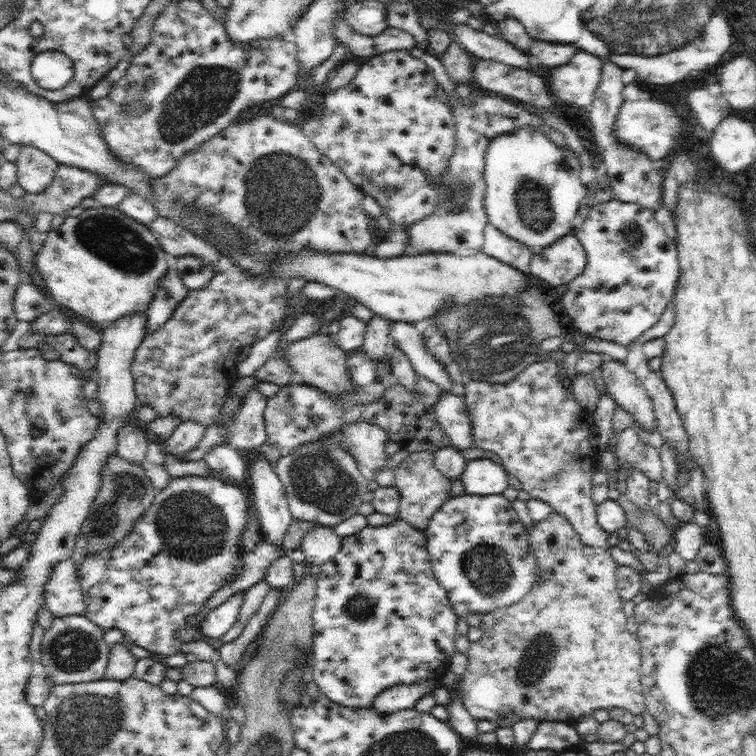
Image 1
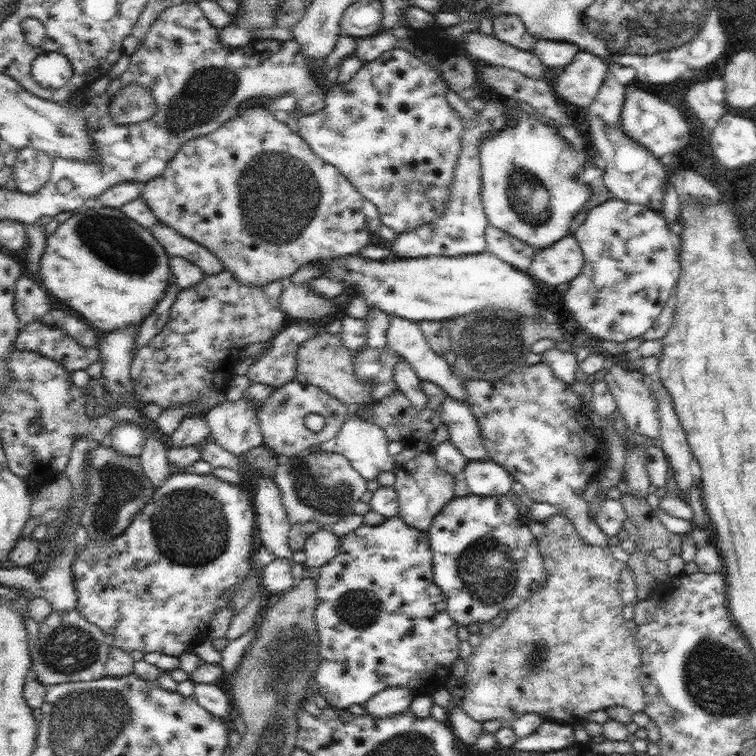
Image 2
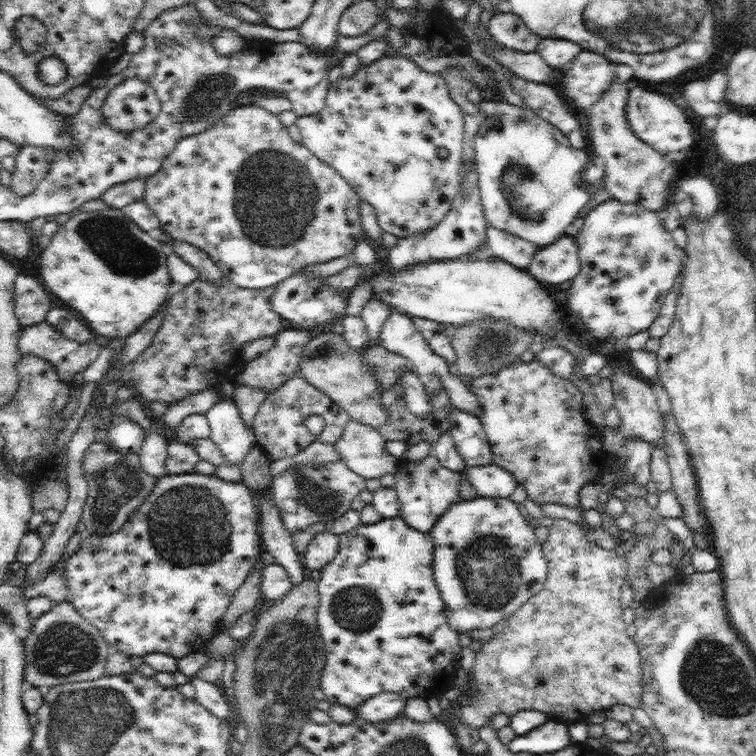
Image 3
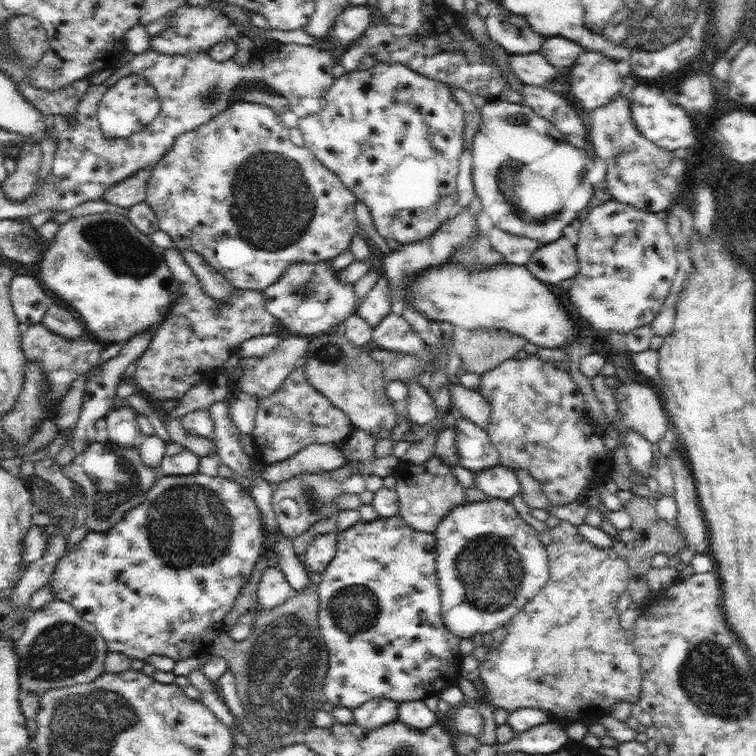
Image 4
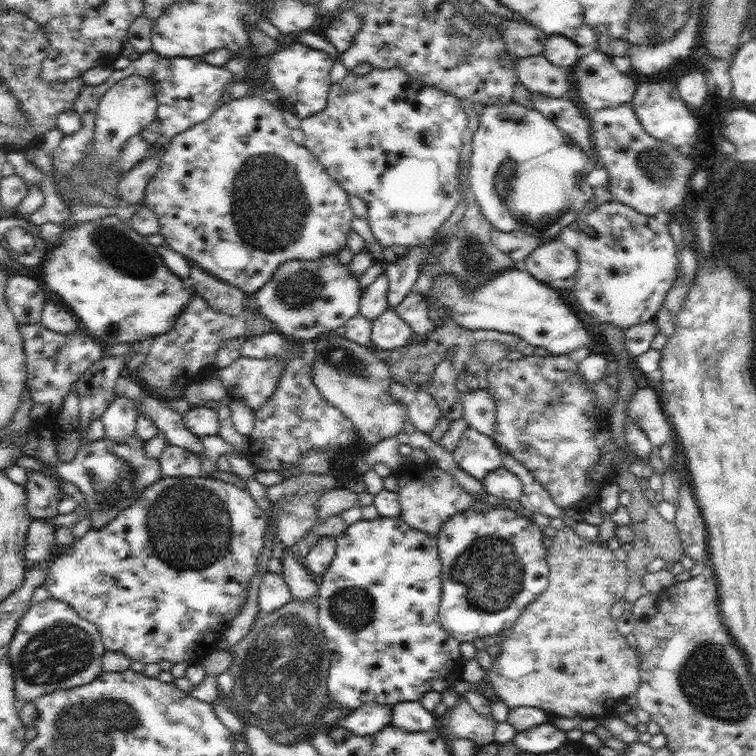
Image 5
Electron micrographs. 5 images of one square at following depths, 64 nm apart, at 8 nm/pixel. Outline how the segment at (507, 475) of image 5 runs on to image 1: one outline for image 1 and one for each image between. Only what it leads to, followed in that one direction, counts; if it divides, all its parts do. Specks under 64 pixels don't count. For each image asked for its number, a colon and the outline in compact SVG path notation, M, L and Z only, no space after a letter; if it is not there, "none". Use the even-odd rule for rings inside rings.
1: M485 458L467 462L467 466L459 478L465 486L465 494L471 494L471 496L503 494L507 490L505 468L491 460L485 460Z
2: M491 460L467 462L463 478L469 492L477 496L489 496L489 494L507 496L507 492L511 490L511 482L515 482L513 476L503 466Z
3: M485 464L485 466L465 466L465 476L469 484L475 488L477 496L485 498L509 498L519 486L511 472L497 464Z
4: M495 466L495 468L487 468L483 472L473 472L473 474L475 474L475 486L485 496L511 500L517 492L521 492L521 484L515 472L505 466Z

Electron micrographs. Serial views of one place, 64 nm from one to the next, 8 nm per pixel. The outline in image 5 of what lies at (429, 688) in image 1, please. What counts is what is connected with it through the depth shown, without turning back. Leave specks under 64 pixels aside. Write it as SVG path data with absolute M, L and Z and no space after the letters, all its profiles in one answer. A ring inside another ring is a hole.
M363 704L357 710L351 710L349 716L337 720L339 726L347 728L355 736L375 734L381 728L389 726L389 722L391 722L391 706L379 706L379 704Z

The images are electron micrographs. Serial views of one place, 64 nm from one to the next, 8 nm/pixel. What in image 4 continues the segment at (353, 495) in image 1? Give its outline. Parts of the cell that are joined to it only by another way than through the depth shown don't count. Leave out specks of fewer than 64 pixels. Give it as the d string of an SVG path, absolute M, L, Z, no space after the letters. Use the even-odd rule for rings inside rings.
M303 472L303 474L295 474L293 478L275 482L271 506L277 516L279 532L289 540L293 540L301 536L305 530L309 530L313 524L317 524L319 520L335 518L339 510L333 506L333 498L337 498L341 492L345 492L345 488L339 486L337 482L331 482L329 472L315 472L315 474Z

